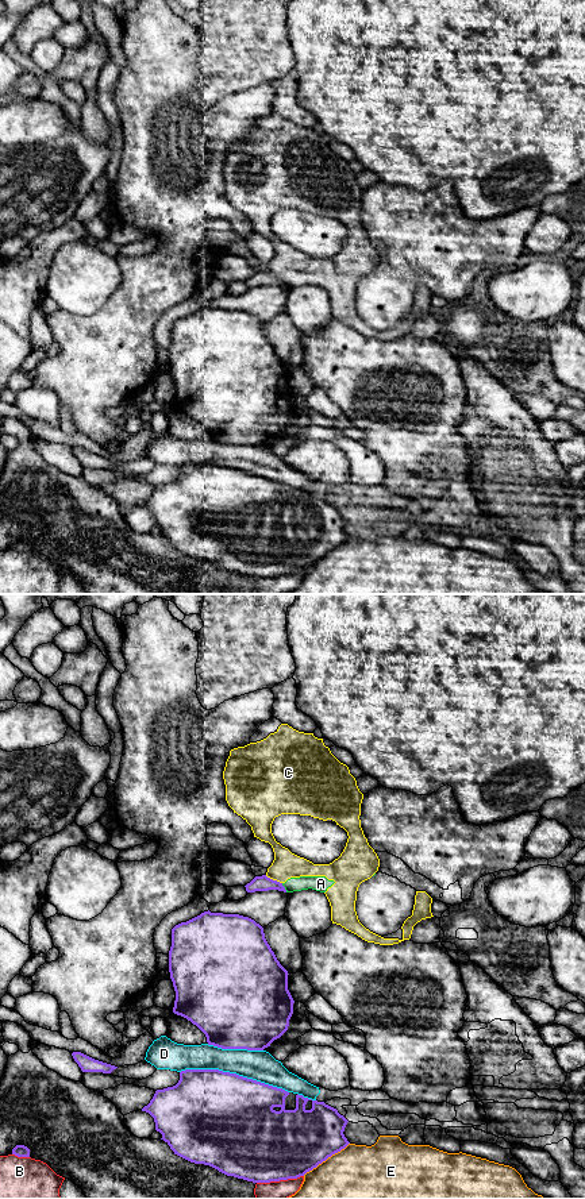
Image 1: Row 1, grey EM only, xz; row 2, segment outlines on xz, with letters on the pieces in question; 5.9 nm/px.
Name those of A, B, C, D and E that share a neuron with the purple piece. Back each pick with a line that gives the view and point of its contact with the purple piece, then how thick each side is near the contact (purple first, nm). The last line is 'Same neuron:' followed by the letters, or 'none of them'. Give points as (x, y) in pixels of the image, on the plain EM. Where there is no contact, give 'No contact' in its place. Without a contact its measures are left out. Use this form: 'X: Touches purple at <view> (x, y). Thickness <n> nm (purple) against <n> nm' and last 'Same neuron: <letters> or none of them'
Same neuron: none of them

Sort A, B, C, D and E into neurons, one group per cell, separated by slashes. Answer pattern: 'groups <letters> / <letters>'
groups A C / B / D / E

